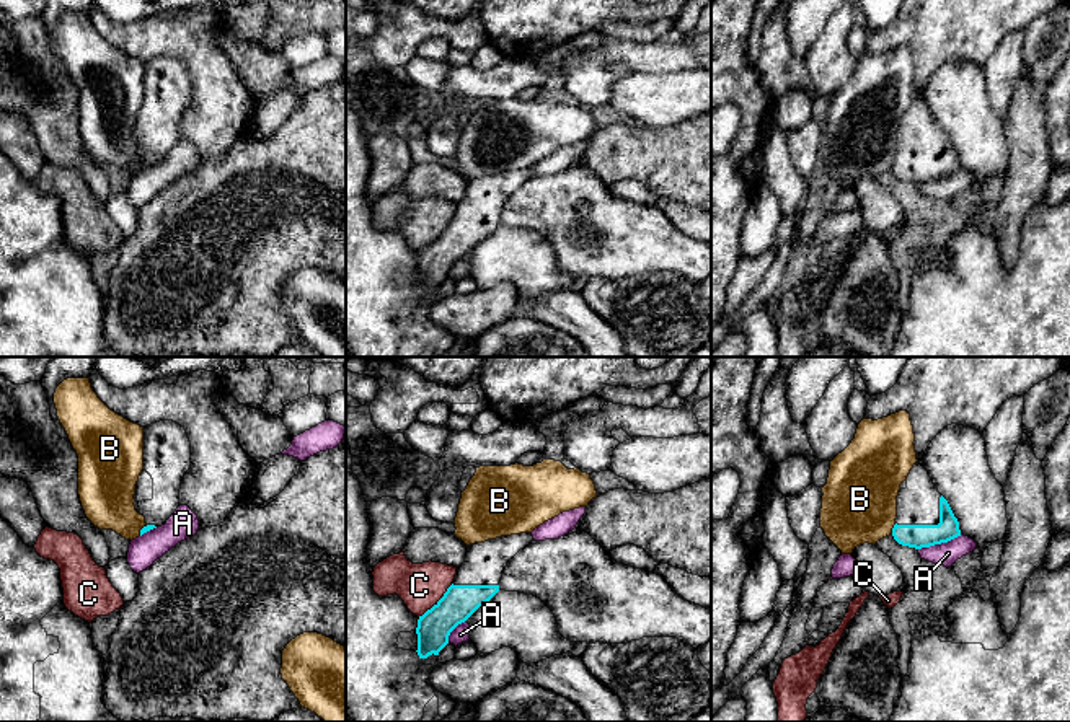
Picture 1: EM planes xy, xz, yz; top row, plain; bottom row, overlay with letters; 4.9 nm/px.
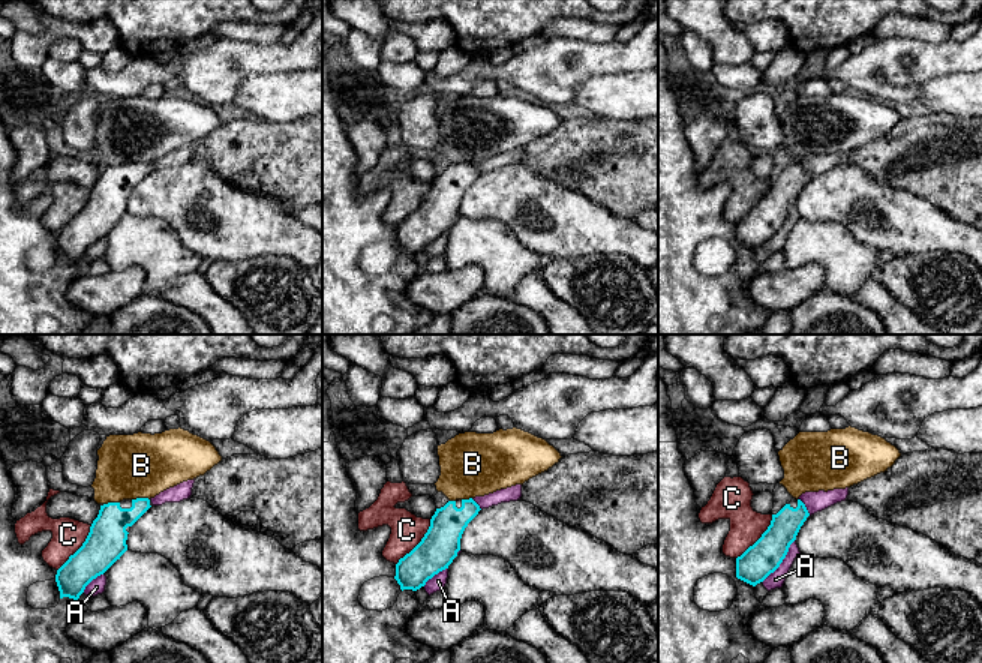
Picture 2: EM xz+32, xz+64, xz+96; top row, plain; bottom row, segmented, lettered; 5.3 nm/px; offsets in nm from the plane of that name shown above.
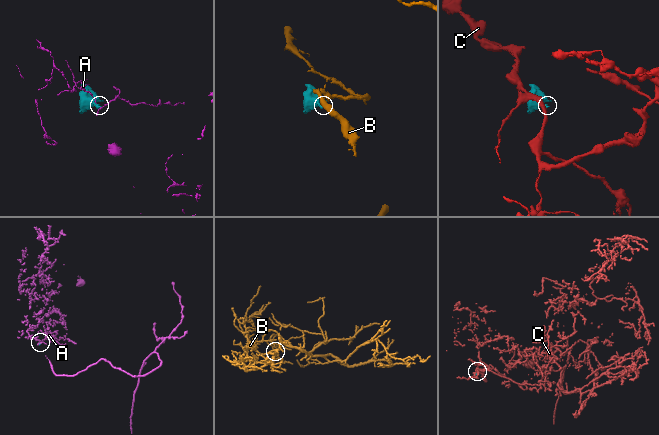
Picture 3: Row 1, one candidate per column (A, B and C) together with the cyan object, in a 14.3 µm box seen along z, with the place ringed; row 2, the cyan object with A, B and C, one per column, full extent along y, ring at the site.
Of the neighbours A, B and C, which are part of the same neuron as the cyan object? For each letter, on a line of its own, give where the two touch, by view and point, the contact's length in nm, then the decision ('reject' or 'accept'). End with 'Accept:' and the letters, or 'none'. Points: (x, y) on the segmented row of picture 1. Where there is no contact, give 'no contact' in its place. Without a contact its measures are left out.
A: yz (940, 543) | 220 nm | reject
B: yz (893, 528) | 60 nm | reject
C: xz (437, 602) | 240 nm | reject
Accept: none

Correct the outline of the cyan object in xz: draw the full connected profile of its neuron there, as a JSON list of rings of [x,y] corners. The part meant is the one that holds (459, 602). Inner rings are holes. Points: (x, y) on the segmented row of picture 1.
[[[520,533],[466,546],[465,562],[444,597],[418,619],[418,655],[439,655],[449,644],[450,632],[465,623],[497,592],[507,562],[533,539]]]

